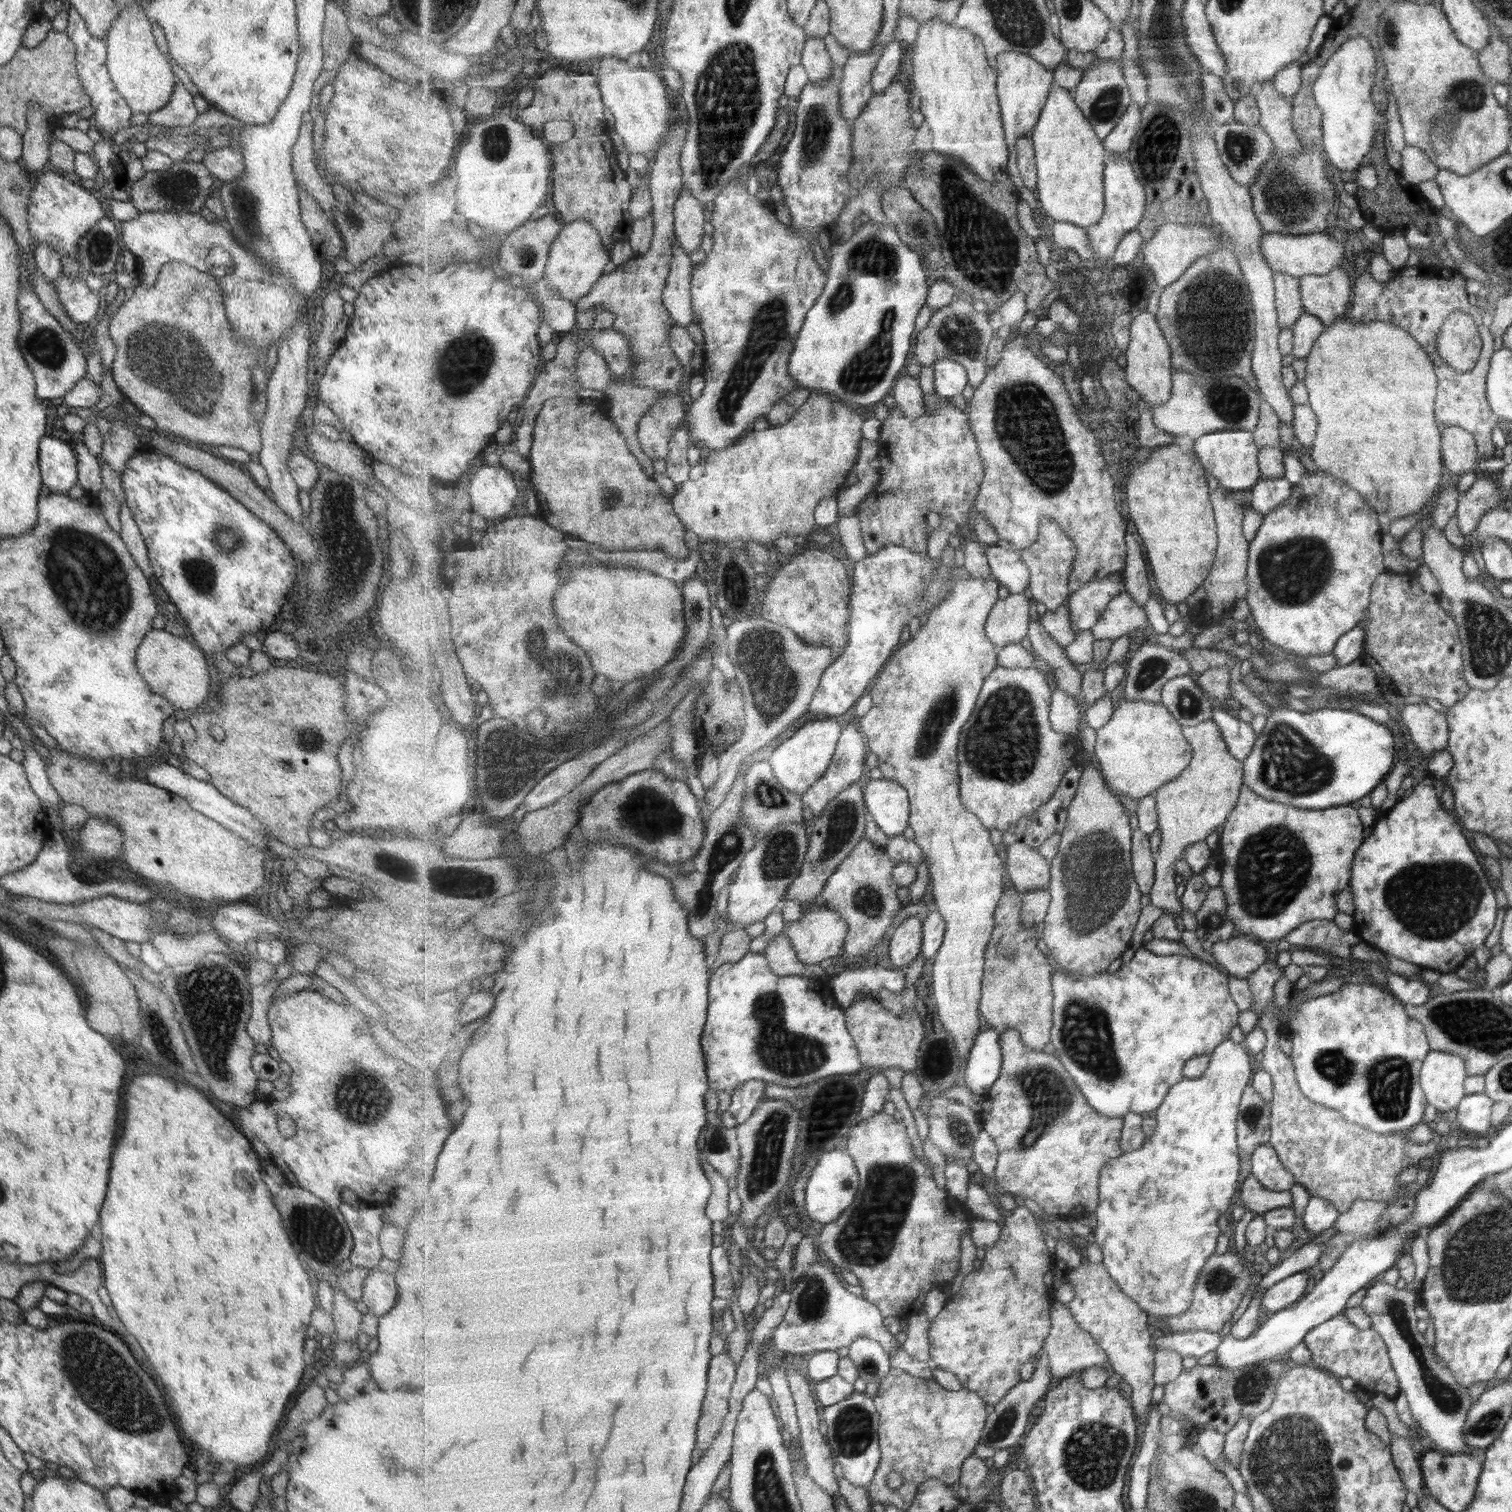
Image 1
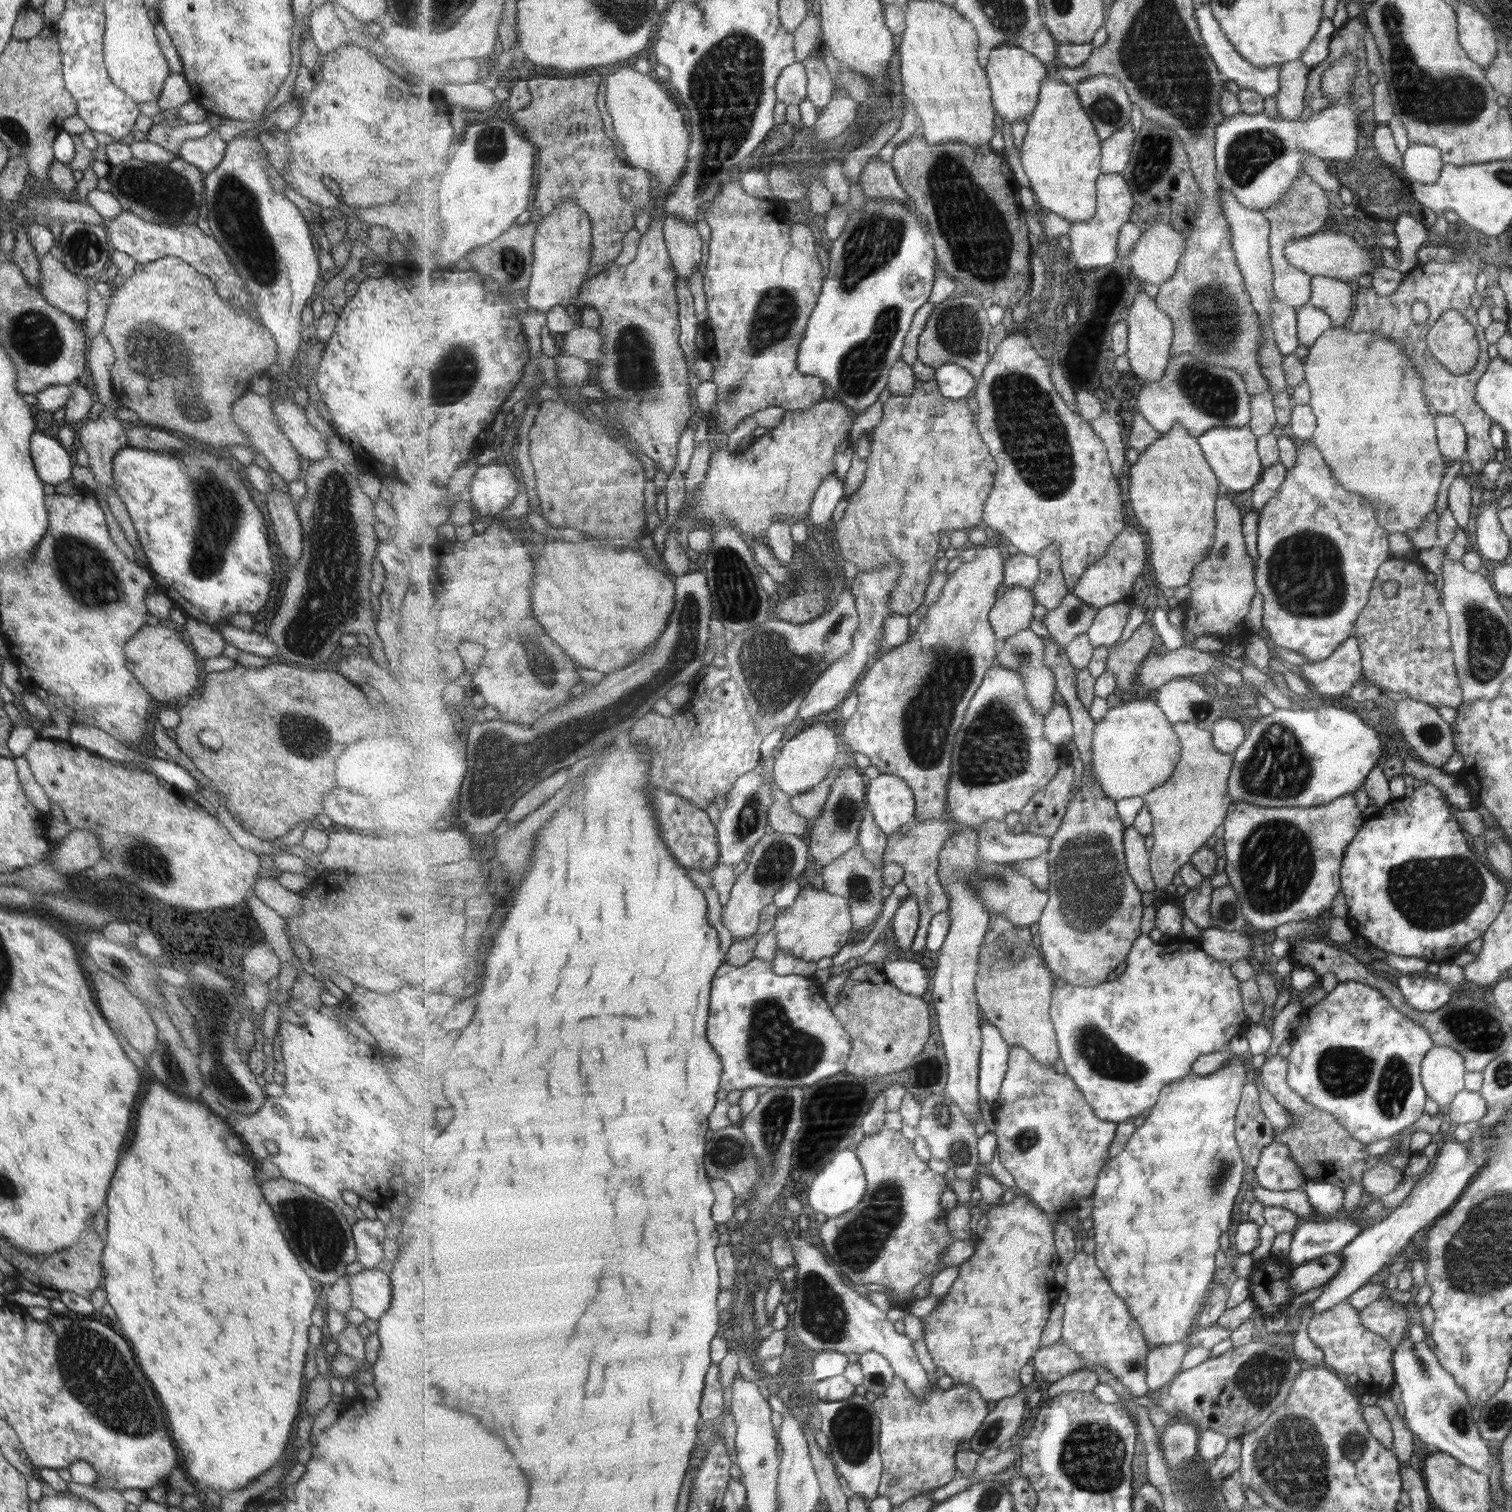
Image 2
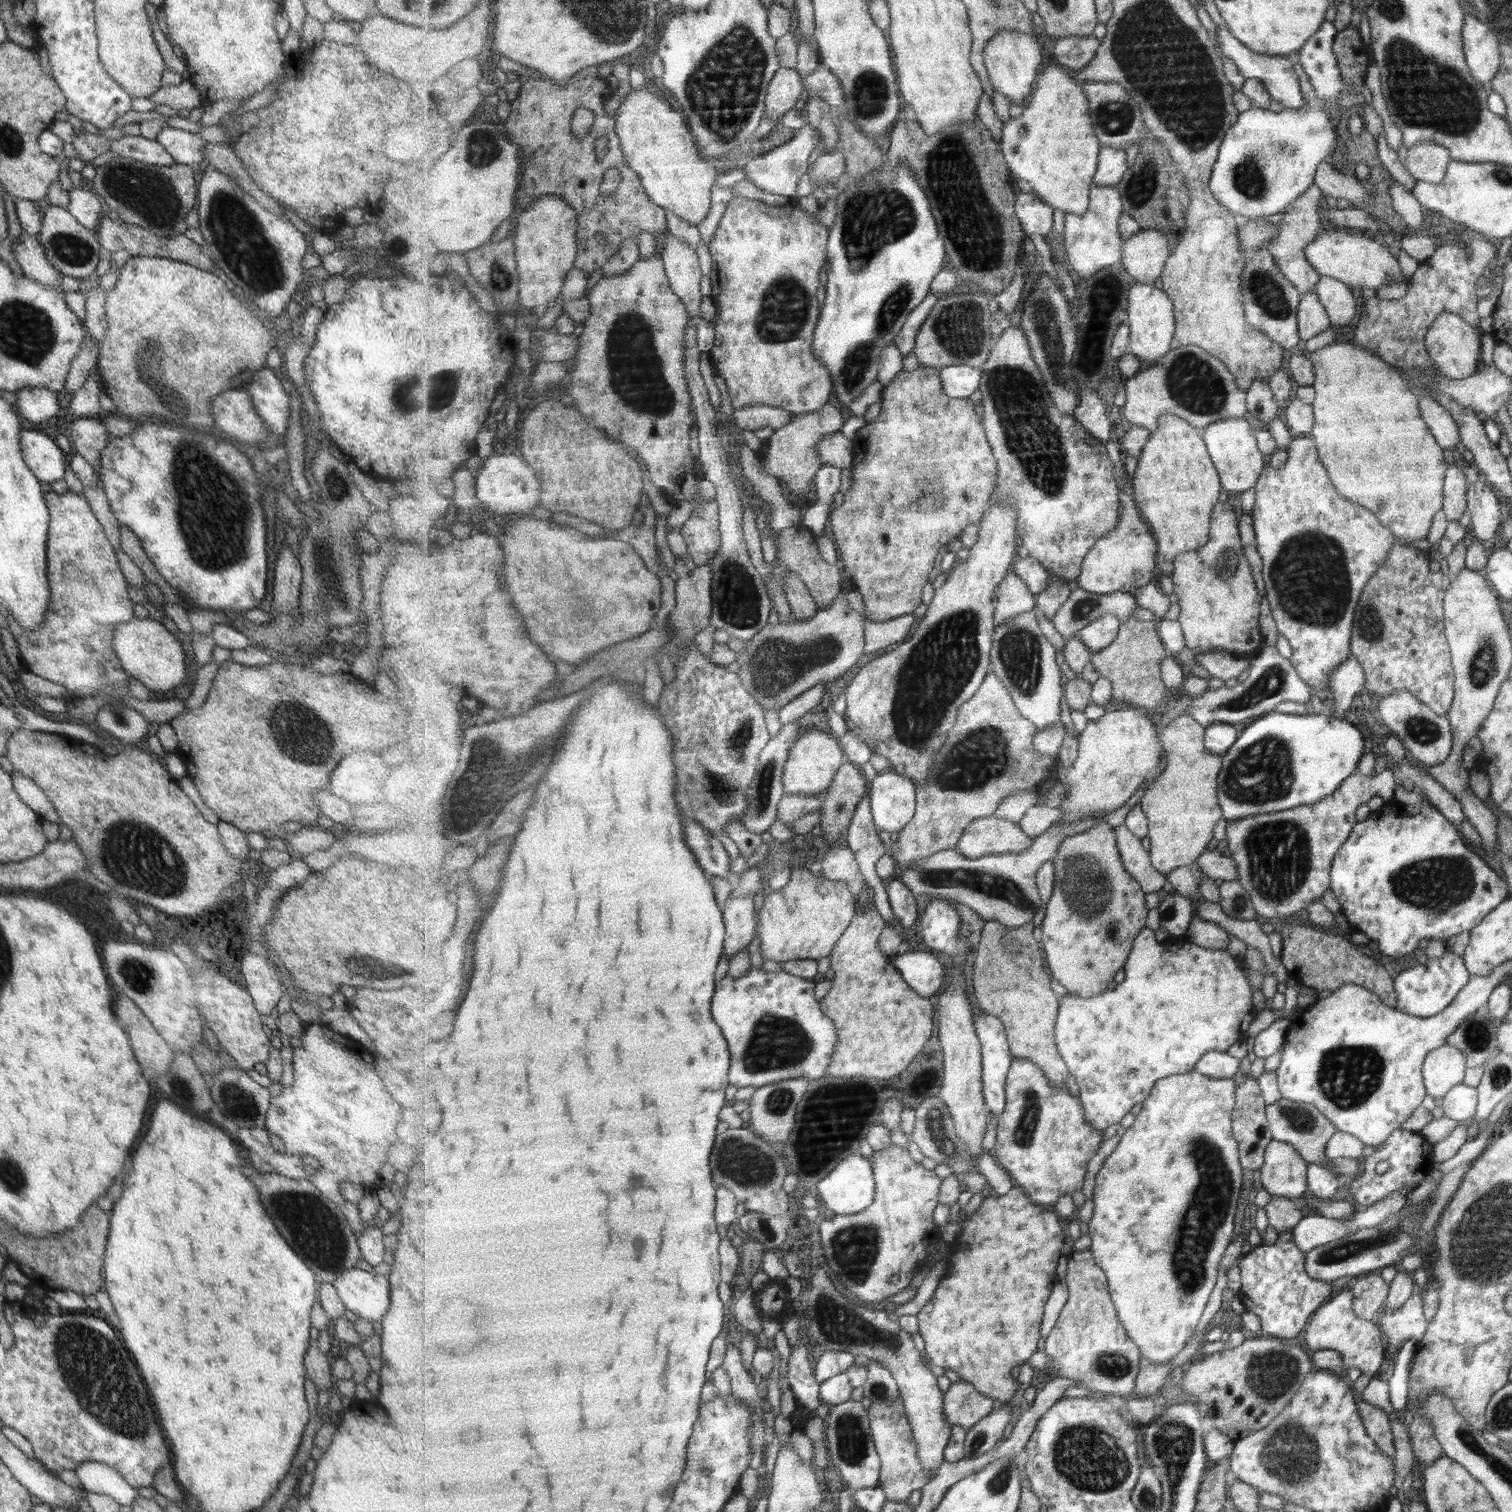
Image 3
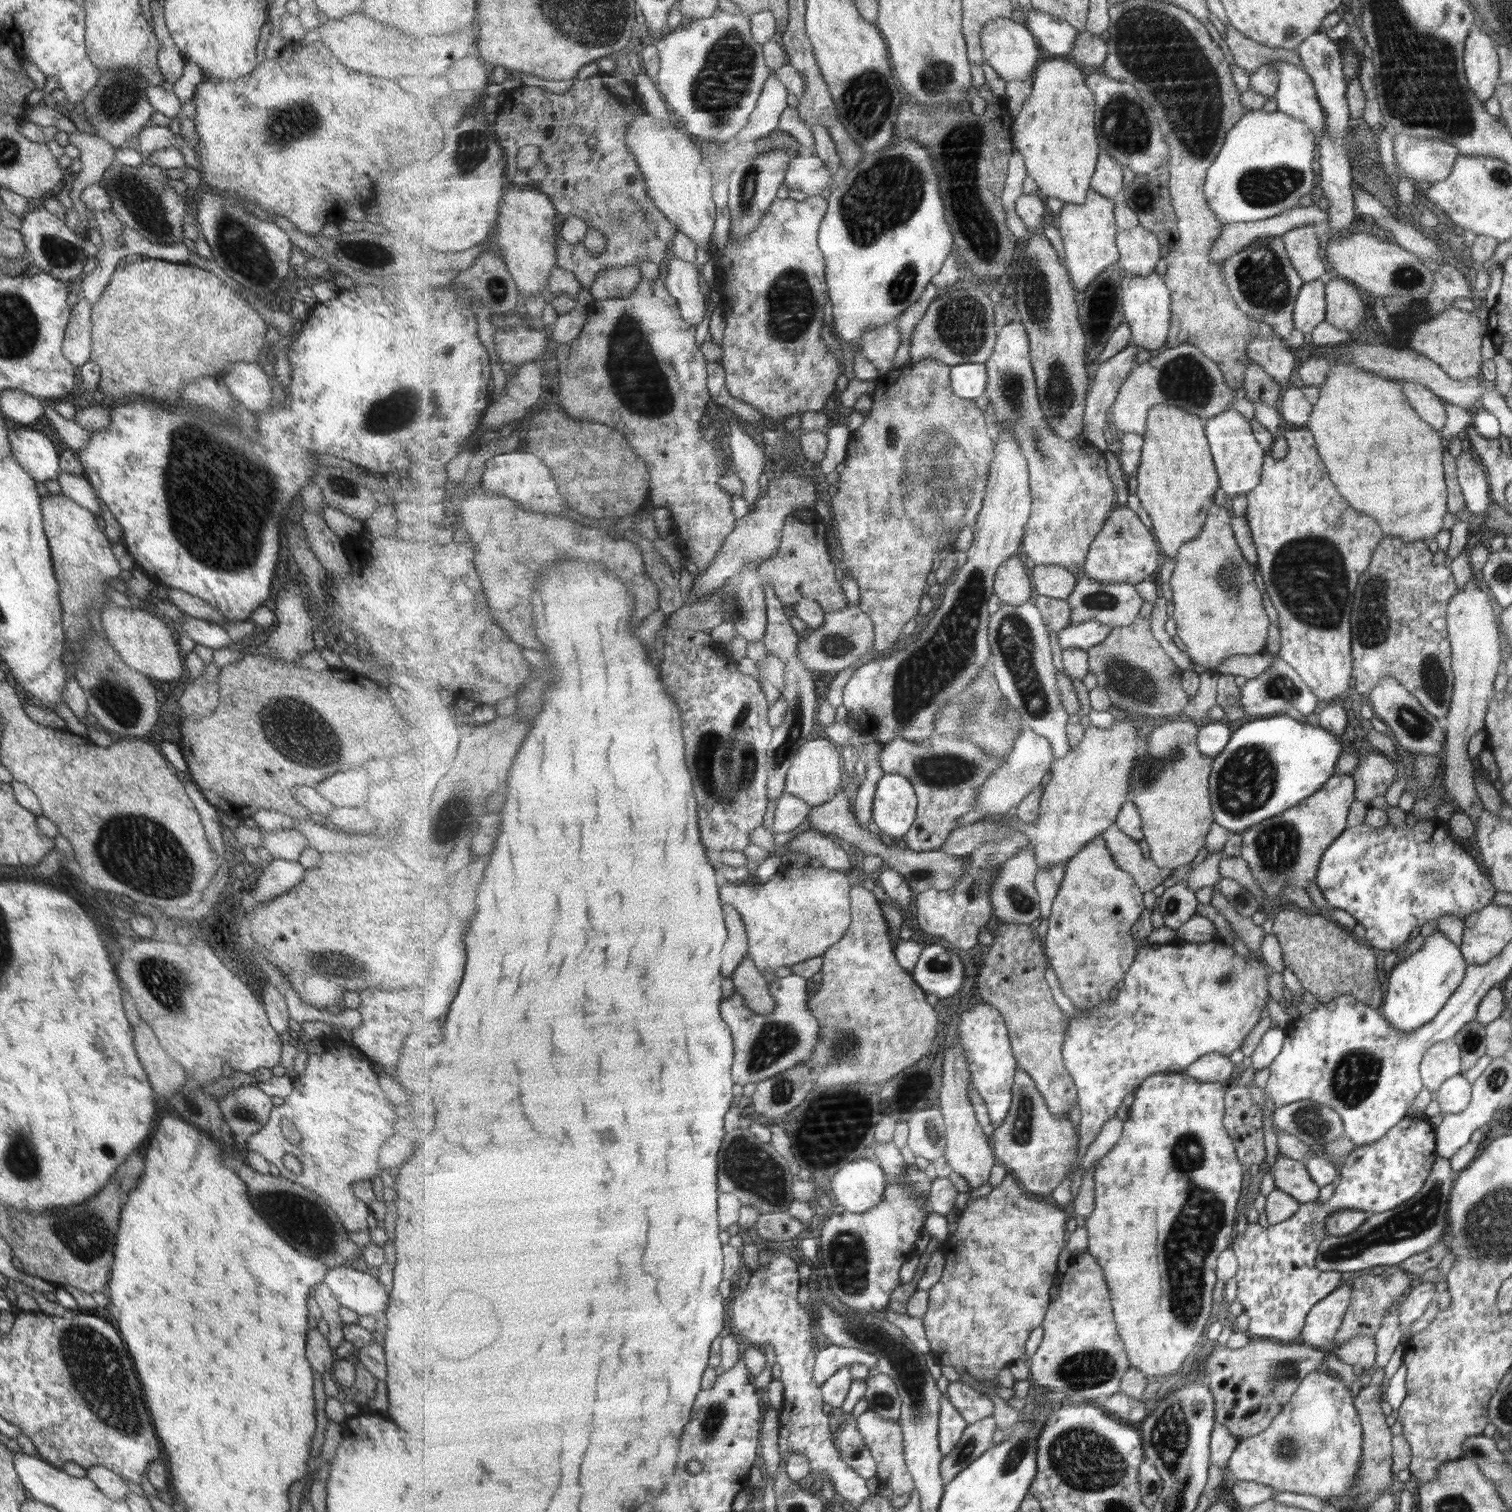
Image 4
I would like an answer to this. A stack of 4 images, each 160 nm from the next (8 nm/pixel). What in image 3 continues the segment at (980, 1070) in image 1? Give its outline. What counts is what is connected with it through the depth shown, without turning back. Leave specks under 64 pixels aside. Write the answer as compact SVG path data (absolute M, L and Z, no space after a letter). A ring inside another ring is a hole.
M983 1011L974 1021L982 1042L984 1095L987 1107L996 1117L1006 1109L1006 1082L1014 1054L1003 1021Z

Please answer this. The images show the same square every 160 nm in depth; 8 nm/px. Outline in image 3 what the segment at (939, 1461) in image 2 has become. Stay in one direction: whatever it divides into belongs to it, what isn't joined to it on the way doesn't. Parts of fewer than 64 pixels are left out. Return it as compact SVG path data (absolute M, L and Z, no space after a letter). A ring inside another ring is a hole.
M966 1381L955 1382L944 1393L944 1411L950 1425L960 1424L965 1430L994 1412L994 1398L979 1392ZM899 1397L893 1402L874 1402L870 1405L870 1423L874 1444L882 1460L880 1483L888 1500L906 1503L915 1490L931 1482L932 1476L923 1468L917 1453L917 1442L913 1438L914 1428L911 1426L904 1400Z

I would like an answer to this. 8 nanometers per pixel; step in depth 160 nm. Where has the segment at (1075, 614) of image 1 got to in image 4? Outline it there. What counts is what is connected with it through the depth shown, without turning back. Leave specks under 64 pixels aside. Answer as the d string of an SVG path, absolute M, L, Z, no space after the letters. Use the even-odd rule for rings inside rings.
M1126 504L1118 505L1107 519L1102 532L1095 537L1087 555L1084 572L1103 584L1139 584L1149 579L1159 568L1161 550L1158 543L1154 533L1141 522L1135 510L1131 510Z

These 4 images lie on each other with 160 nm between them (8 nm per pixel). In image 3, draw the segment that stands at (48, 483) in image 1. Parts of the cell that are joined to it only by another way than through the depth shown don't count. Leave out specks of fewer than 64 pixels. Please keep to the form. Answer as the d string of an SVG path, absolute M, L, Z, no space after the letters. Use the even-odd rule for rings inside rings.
M20 432L22 459L37 481L52 483L63 479L66 469L63 451L53 442L49 436L39 432Z

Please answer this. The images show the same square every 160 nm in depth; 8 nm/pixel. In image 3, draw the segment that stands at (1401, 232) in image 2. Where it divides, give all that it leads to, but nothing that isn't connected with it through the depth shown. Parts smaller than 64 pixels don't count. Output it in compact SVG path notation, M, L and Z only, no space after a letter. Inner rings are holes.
M1390 176L1390 185L1388 186L1391 204L1397 212L1397 216L1403 219L1407 229L1404 235L1409 236L1417 231L1423 222L1423 207L1415 200L1410 191L1405 190L1396 180L1392 180Z

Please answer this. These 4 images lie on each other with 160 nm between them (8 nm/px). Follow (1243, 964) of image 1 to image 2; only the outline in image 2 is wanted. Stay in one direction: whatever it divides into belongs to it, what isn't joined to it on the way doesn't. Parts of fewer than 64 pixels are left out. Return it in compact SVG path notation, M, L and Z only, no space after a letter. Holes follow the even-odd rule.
M1209 927L1201 930L1199 944L1211 956L1211 959L1229 965L1251 954L1252 940L1242 930L1219 930Z

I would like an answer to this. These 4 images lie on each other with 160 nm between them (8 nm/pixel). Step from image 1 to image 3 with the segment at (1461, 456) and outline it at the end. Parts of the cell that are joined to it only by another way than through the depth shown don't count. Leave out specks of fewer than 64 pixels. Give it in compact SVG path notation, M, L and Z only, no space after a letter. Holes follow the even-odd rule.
M1417 396L1417 398L1417 408L1421 414L1421 420L1430 430L1439 448L1452 457L1455 444L1458 442L1457 425L1451 416L1430 396Z

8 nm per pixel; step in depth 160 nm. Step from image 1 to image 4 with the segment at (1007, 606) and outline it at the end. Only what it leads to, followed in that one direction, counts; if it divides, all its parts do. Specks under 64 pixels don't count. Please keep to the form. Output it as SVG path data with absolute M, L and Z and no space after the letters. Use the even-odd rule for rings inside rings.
M1022 552L1014 554L1003 564L994 580L994 592L1004 604L1023 606L1031 600L1033 584L1029 578L1029 570L1025 567Z

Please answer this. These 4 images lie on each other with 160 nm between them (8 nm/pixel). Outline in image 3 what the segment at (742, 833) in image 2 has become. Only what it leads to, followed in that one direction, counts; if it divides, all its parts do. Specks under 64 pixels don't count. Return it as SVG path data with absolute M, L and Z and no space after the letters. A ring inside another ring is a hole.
M791 723L783 725L778 734L775 735L768 743L765 749L762 750L760 764L756 770L756 775L750 784L750 789L746 792L747 807L746 813L743 815L743 825L746 830L755 833L755 835L763 835L769 831L771 825L777 821L778 806L787 794L784 790L784 768L787 759L790 755L790 748L799 740L799 725Z

